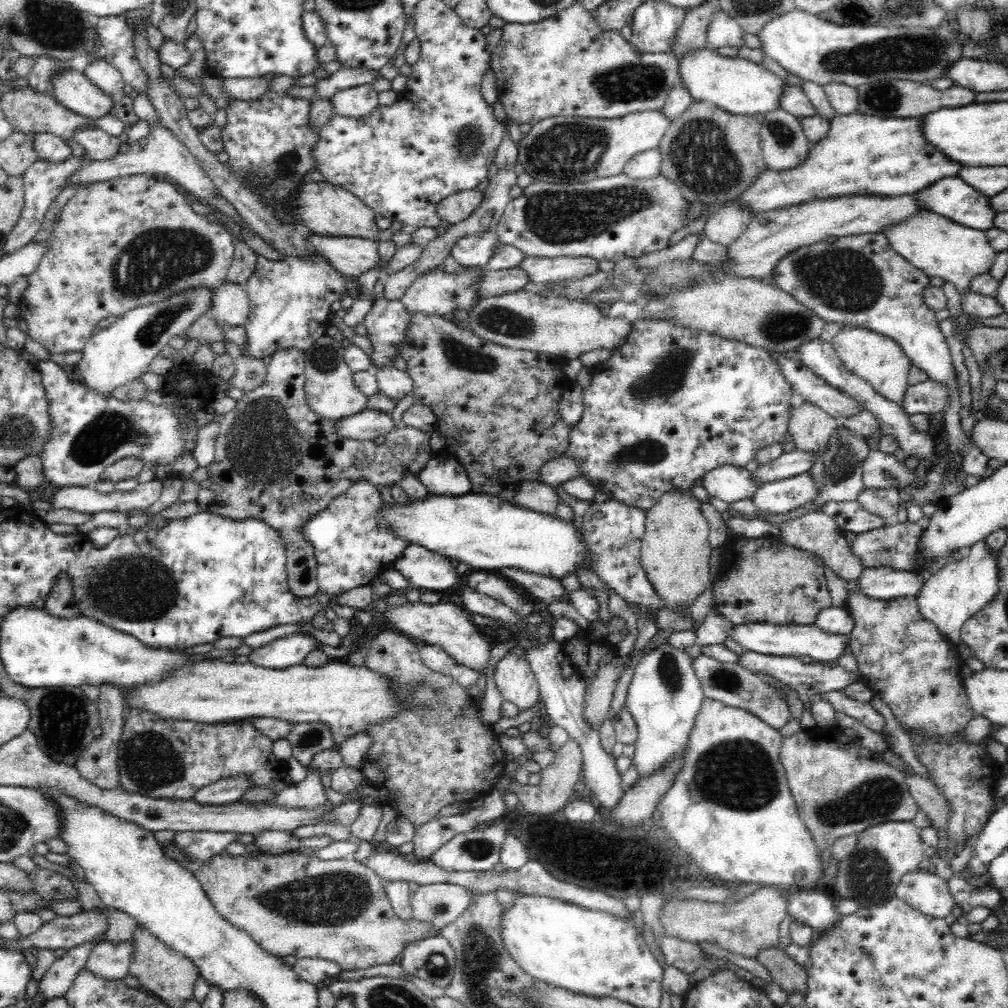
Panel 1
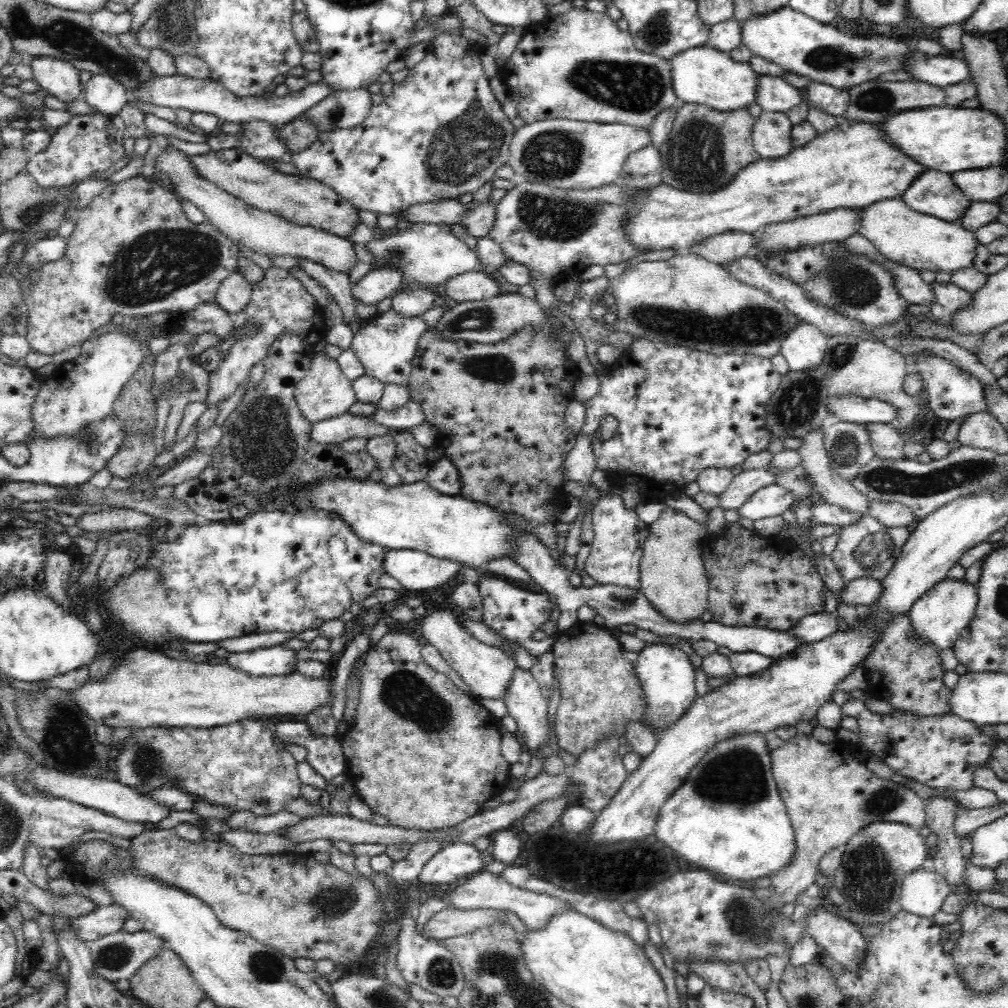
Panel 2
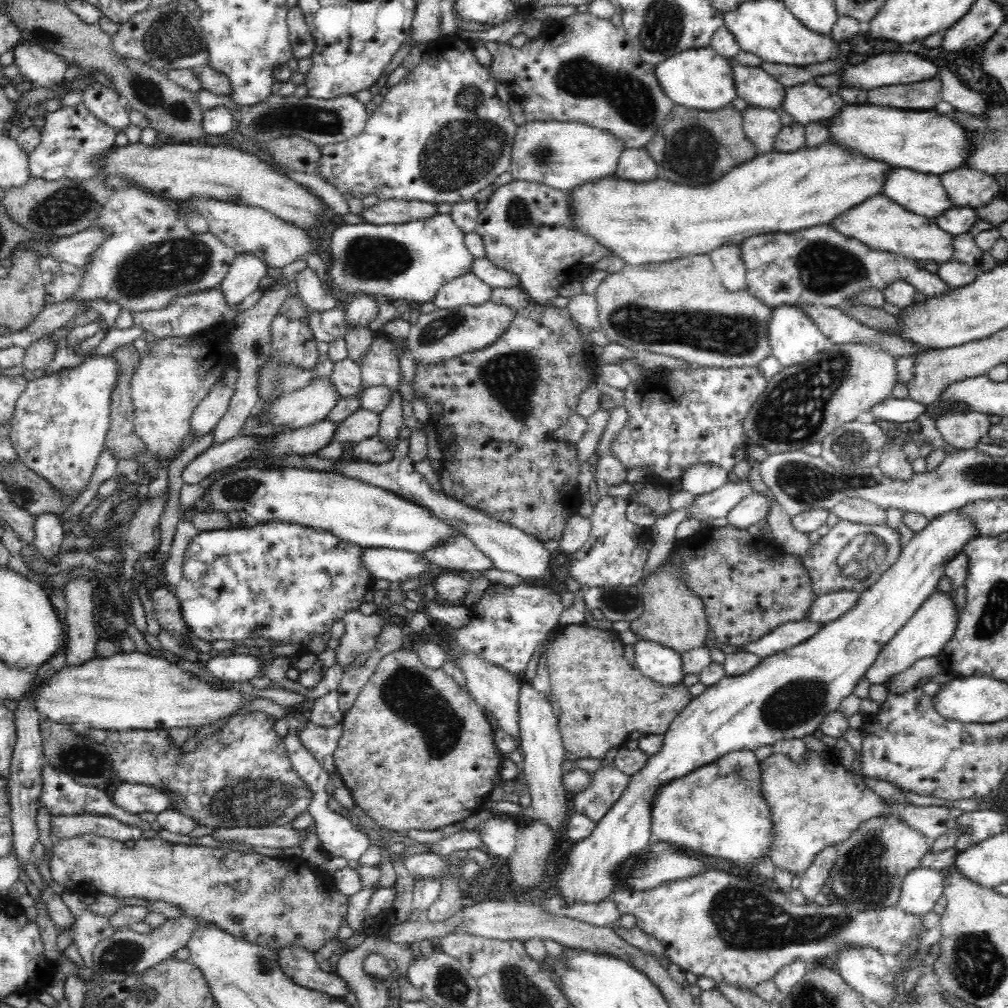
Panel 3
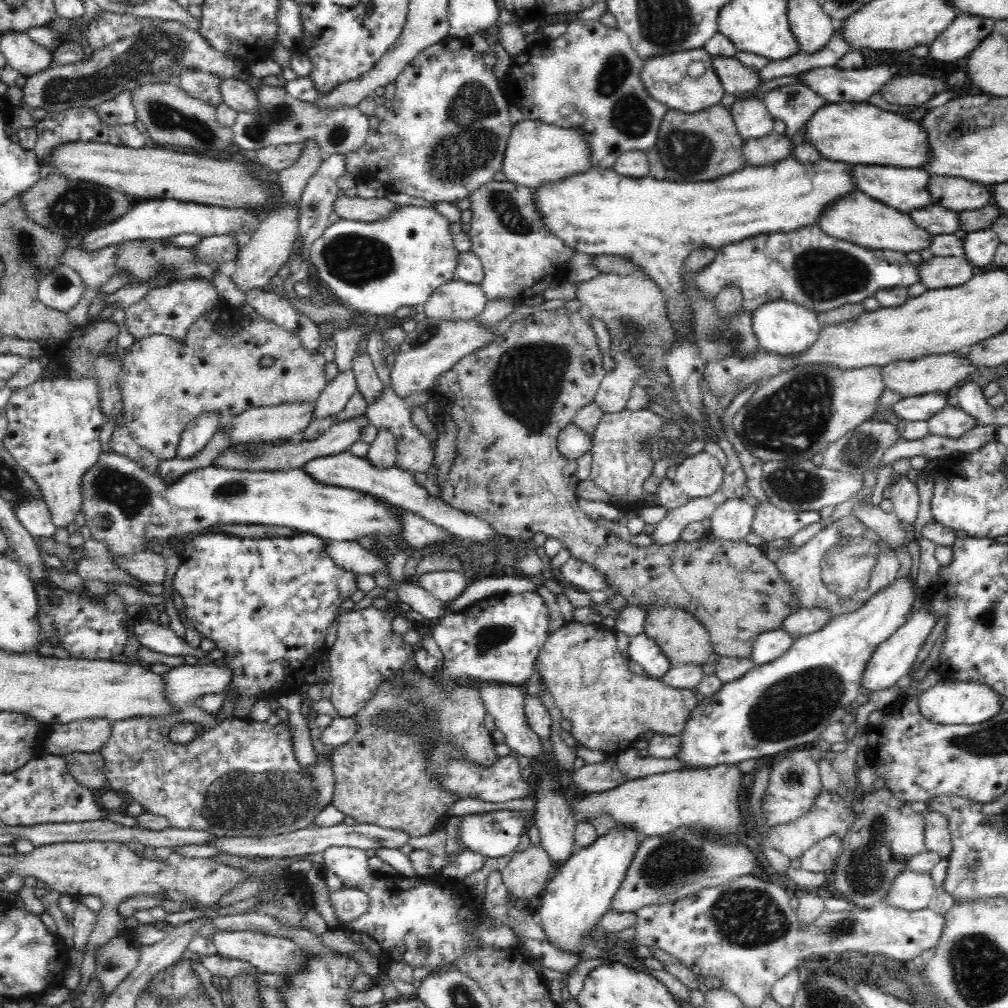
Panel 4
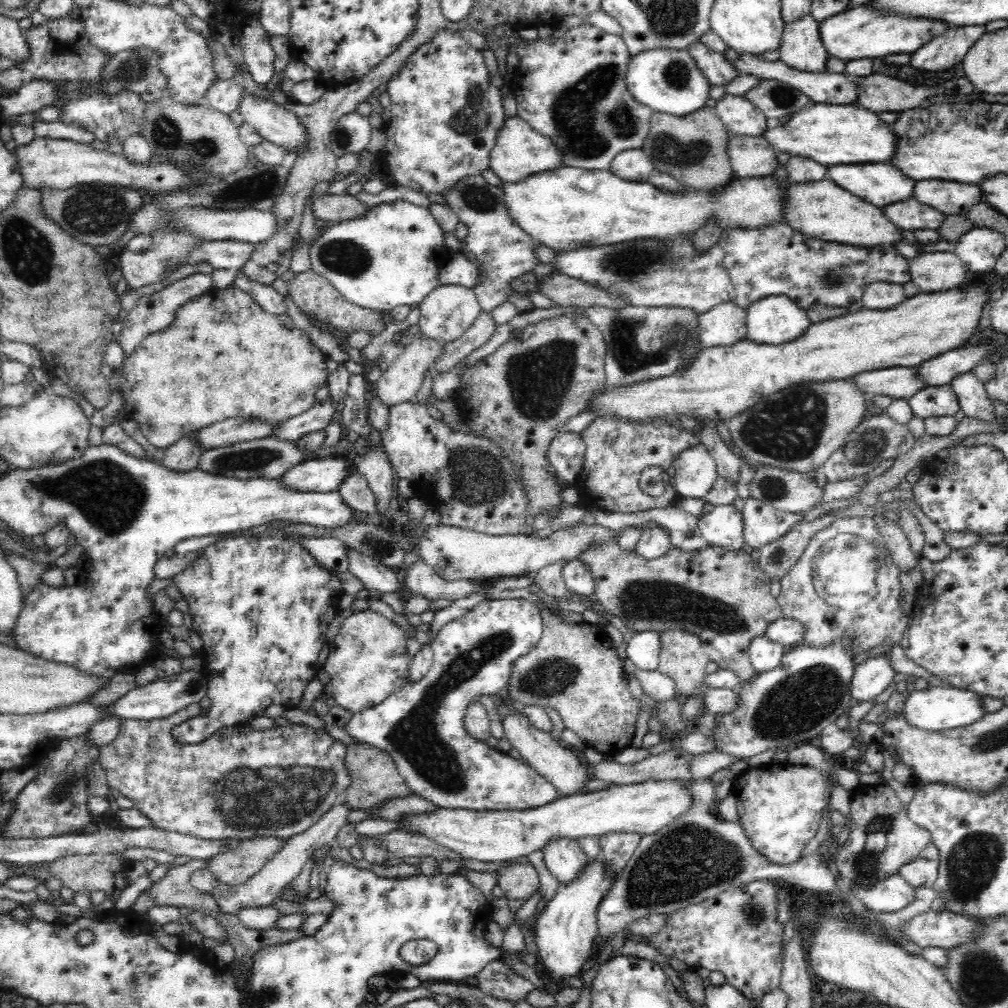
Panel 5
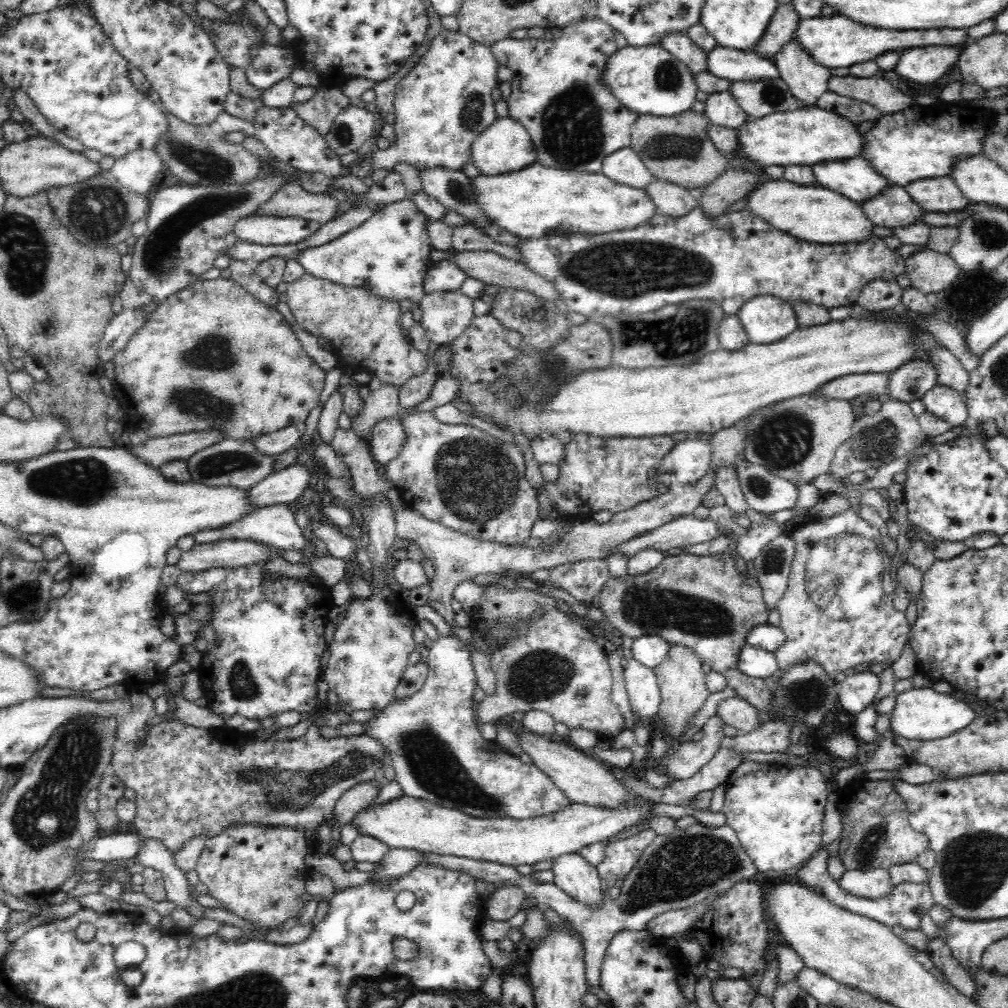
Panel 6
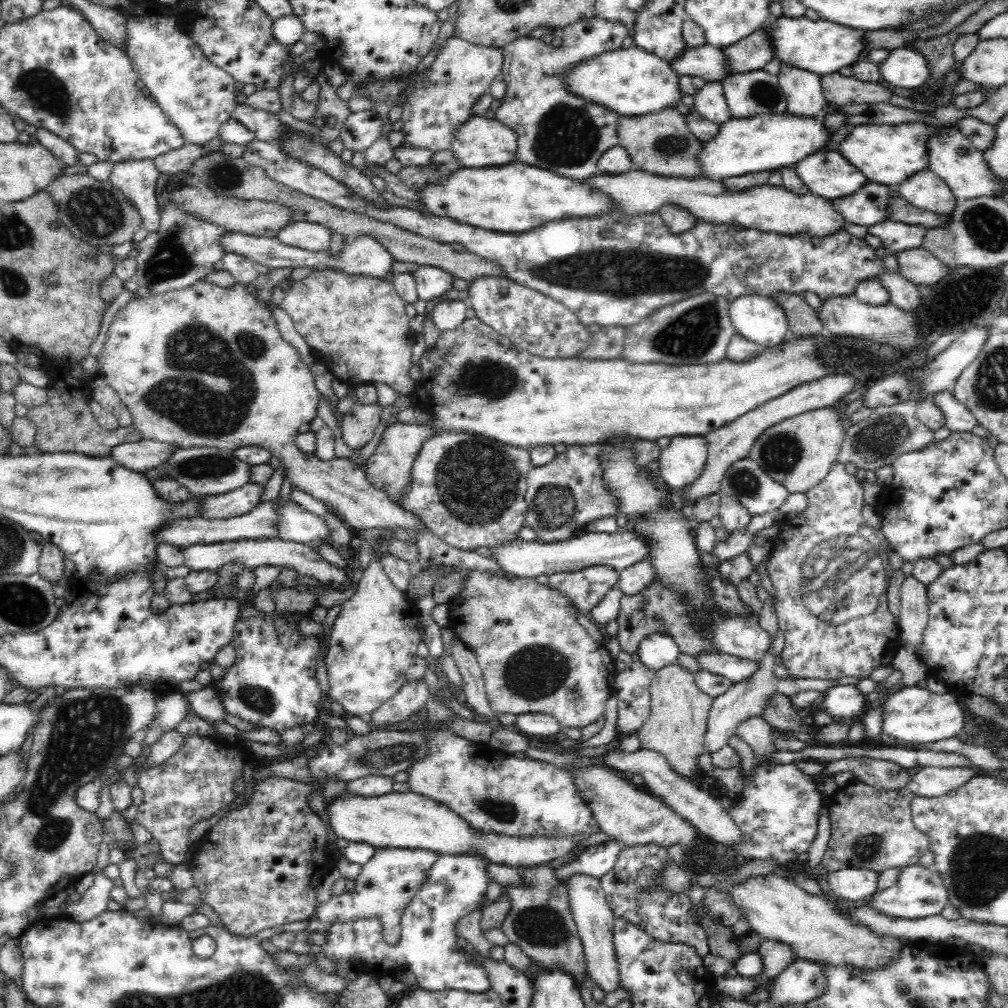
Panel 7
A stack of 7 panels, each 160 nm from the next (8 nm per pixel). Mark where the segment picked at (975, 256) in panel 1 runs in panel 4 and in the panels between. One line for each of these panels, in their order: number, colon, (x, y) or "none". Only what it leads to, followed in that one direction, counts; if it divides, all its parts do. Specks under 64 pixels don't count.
2: (919, 241)
3: (879, 223)
4: (857, 218)

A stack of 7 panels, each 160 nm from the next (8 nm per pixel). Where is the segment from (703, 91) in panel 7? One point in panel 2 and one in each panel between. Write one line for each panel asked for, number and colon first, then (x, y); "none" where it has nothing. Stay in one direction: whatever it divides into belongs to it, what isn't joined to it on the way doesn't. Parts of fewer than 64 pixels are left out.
2: (770, 133)
3: (760, 125)
4: (751, 118)
5: (738, 115)
6: (721, 109)

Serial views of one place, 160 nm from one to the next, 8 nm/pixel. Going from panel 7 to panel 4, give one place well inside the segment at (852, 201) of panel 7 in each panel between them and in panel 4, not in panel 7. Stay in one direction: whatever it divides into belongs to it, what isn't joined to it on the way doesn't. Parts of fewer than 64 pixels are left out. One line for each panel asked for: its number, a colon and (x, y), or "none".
4: (936, 220)
5: (909, 214)
6: (892, 206)

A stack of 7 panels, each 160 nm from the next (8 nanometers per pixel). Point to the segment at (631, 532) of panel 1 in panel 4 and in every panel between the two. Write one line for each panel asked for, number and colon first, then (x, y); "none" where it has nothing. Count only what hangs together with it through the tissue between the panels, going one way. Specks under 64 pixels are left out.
2: (615, 555)
3: (616, 552)
4: (576, 573)

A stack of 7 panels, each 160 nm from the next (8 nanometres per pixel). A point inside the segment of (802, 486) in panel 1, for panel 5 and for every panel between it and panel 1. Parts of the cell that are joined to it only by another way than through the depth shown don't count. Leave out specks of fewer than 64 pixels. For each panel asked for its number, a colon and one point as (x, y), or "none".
2: (772, 500)
3: (752, 508)
4: (731, 521)
5: (722, 526)

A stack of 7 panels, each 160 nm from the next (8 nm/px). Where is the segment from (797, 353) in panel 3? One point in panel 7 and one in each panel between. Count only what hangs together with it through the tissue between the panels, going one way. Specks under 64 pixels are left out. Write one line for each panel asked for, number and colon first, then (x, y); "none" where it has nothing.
4: (783, 328)
5: (772, 320)
6: (766, 319)
7: (759, 319)

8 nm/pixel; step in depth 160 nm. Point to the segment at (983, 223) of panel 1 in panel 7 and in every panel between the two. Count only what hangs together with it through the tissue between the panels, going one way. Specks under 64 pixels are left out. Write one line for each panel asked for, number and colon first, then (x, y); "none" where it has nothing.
2: (934, 193)
3: (921, 193)
4: (903, 189)
5: (879, 183)
6: (854, 178)
7: (827, 174)

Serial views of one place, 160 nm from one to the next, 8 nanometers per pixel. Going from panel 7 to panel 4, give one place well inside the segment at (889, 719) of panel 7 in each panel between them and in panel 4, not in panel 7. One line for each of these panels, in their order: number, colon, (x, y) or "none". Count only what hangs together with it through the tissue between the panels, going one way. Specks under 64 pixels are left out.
4: (950, 703)
5: (935, 708)
6: (923, 714)

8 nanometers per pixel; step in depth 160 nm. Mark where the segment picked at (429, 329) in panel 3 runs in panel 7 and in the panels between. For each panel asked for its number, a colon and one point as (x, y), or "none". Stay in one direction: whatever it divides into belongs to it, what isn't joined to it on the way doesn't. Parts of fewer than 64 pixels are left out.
4: (435, 346)
5: (400, 383)
6: (381, 404)
7: (357, 426)

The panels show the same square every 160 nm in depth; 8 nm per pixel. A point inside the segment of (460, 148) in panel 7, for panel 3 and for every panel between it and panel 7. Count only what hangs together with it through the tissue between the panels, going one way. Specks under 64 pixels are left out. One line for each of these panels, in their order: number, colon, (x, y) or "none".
3: (562, 155)
4: (536, 152)
5: (519, 151)
6: (504, 146)

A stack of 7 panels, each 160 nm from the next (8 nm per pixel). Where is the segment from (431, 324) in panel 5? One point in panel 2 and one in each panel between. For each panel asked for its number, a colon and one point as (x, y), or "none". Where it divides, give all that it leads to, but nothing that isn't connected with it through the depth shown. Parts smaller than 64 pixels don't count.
2: (472, 286)
3: (466, 290)
4: (456, 300)

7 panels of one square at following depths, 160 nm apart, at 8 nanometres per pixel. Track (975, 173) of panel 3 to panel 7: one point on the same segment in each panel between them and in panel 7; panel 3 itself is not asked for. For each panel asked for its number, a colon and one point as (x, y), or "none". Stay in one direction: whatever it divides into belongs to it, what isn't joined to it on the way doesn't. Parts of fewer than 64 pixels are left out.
4: (953, 193)
5: (950, 198)
6: (941, 194)
7: (924, 190)

